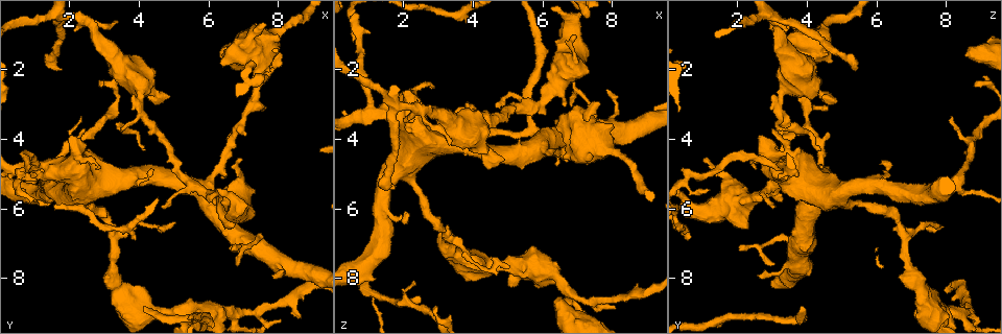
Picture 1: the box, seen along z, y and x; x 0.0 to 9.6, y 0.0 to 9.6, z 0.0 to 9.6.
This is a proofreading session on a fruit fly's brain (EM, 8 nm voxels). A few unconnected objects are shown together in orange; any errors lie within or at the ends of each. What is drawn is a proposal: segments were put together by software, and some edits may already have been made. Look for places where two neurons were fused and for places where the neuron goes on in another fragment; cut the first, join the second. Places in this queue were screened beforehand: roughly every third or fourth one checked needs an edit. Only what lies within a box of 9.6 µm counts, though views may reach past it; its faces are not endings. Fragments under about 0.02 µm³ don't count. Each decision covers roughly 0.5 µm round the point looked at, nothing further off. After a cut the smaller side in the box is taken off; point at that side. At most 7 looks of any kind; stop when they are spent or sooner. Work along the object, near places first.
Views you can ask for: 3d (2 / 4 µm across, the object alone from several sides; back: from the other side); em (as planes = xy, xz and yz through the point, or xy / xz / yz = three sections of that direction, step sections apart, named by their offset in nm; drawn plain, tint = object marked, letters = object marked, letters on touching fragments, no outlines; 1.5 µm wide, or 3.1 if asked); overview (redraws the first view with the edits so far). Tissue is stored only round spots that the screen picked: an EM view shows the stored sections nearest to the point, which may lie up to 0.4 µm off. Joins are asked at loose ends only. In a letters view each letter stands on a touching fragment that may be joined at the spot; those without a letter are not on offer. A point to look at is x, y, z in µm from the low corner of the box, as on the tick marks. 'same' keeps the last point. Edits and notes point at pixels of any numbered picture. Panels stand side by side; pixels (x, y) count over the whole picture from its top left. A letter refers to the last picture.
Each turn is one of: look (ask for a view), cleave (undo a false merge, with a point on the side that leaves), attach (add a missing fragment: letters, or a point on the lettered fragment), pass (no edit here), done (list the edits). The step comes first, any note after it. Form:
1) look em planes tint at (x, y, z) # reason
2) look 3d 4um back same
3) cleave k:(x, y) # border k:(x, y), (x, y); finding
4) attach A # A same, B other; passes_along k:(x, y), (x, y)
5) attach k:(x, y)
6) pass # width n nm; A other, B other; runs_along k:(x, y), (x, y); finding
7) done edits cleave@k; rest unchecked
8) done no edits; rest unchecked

look em planes plain at (2.15, 4.65, 6.05) # thin end

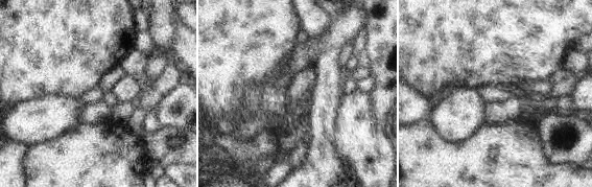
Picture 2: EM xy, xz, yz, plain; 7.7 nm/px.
look em planes letters same

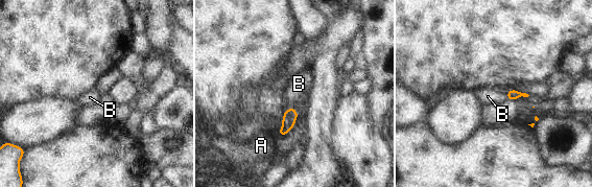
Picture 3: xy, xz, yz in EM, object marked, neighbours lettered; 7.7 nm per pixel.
attach 3:(299, 84) # longest_contact B 80 nm; A other, B same; passes_along 3:(290, 115), (289, 108), (299, 84); it goes on there

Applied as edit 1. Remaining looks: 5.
look em planes letters at (1.70, 1.95, 5.40) # end of a long branch

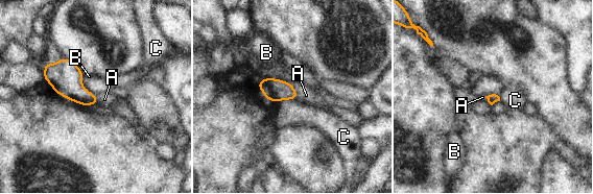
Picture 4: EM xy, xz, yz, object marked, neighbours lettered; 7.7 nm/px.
attach 4:(306, 95) # A same, B other, C other; passes_along 4:(275, 90), (294, 91), (306, 95); the neuron continues

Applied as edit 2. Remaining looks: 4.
look overview

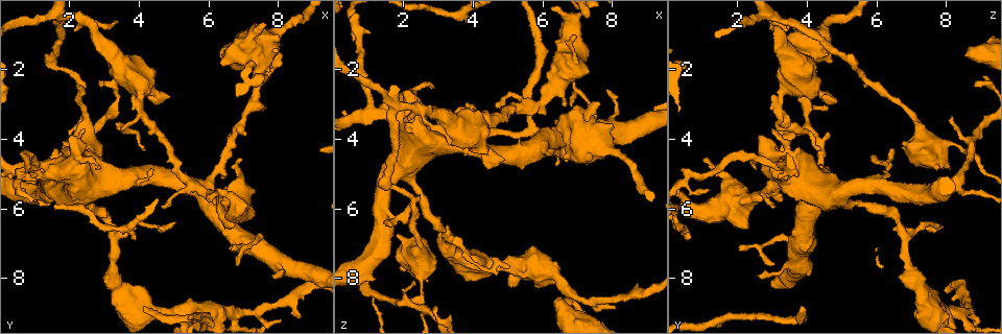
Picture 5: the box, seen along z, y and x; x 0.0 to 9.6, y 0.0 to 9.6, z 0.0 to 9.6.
look em planes letters at (4.15, 8.90, 3.80)

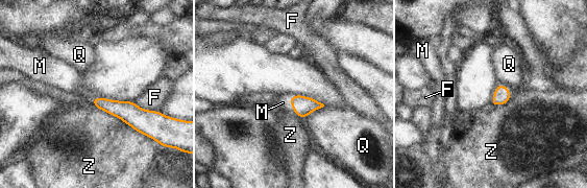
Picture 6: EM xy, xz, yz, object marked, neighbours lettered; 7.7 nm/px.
attach 6:(283, 102) # F other, M same, Q other, Z other; passes_along 6:(302, 106), (292, 106), (283, 102); it goes on there

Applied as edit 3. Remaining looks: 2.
done edits attach@3, attach@4, attach@6; rest unchecked

